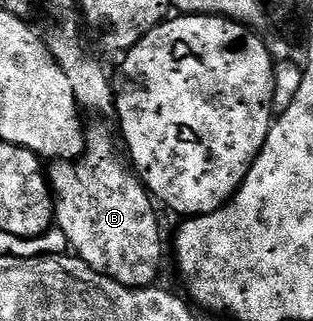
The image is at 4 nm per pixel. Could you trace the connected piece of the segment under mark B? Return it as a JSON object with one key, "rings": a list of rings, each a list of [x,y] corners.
{"rings":[[[89,127],[85,132],[85,153],[76,161],[57,161],[52,164],[53,168],[48,168],[47,178],[49,189],[53,192],[53,214],[56,226],[67,237],[70,248],[75,252],[77,258],[82,259],[91,269],[95,269],[101,275],[111,277],[128,287],[152,287],[158,282],[157,274],[161,271],[161,223],[157,220],[158,208],[155,200],[150,195],[144,183],[137,178],[137,172],[133,170],[128,162],[120,163],[116,159],[117,147],[113,144],[113,139],[109,136],[109,131],[105,127]]]}

